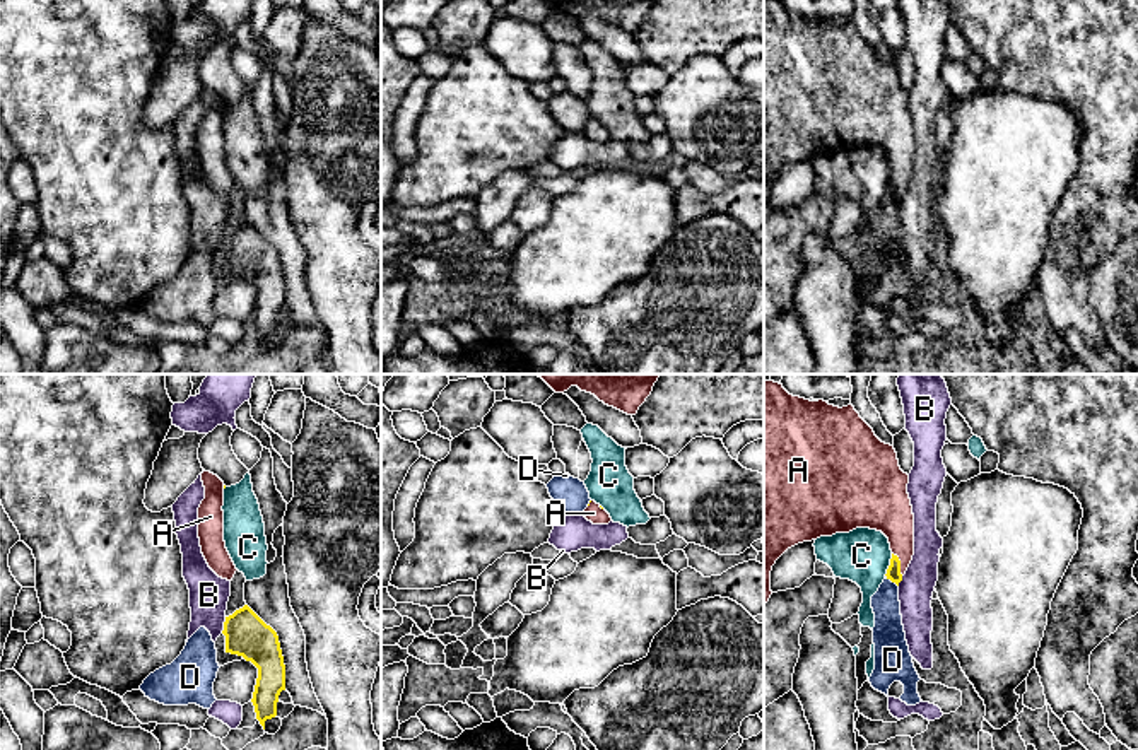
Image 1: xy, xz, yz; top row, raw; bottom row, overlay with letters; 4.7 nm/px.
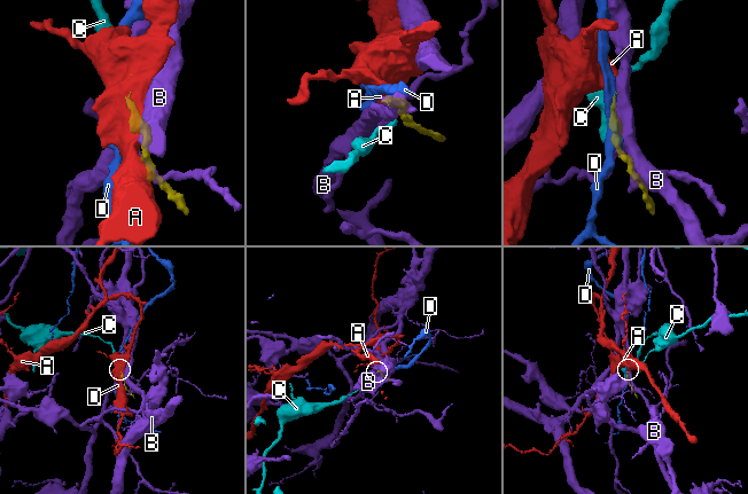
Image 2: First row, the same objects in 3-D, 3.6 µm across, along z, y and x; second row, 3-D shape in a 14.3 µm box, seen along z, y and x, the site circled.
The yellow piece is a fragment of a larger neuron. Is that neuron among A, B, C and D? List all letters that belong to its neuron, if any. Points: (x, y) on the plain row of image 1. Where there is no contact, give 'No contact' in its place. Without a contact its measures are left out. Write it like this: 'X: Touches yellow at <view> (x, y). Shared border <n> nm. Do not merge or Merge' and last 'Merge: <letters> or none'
A: Touches yellow at yz (899, 181). Shared border 120 nm. Merge
B: Touches yellow at xy (224, 243). Shared border 80 nm. Do not merge
C: Touches yellow at yz (891, 181). Shared border 110 nm. Do not merge
D: Touches yellow at yz (892, 199). Shared border 90 nm. Do not merge
Merge: A

